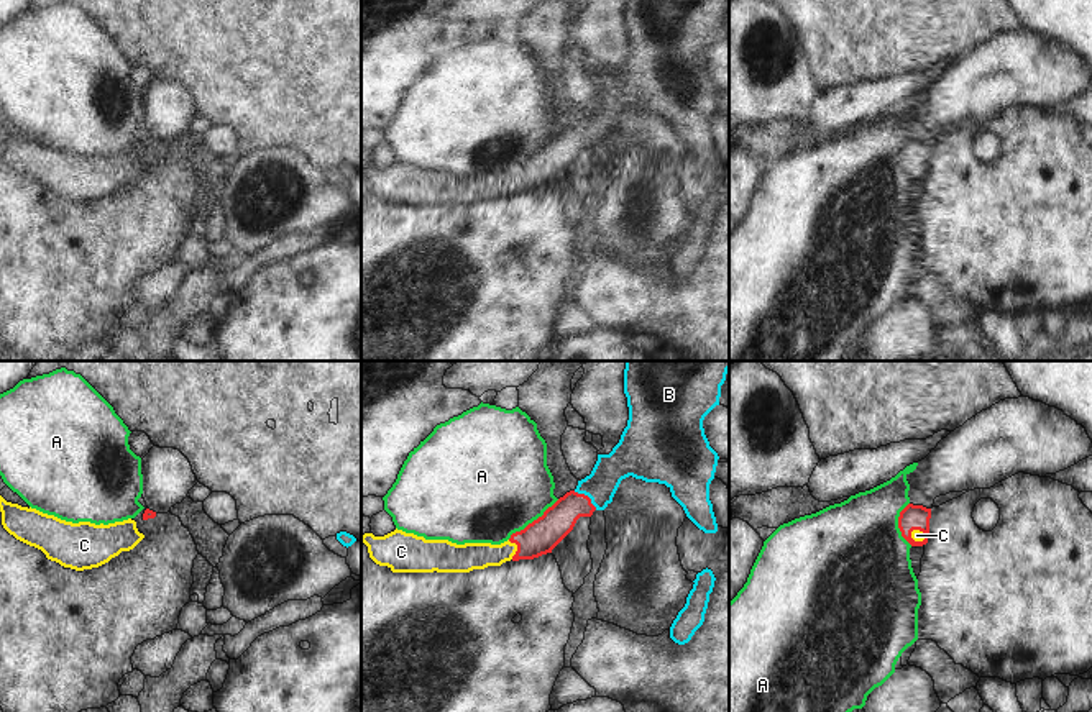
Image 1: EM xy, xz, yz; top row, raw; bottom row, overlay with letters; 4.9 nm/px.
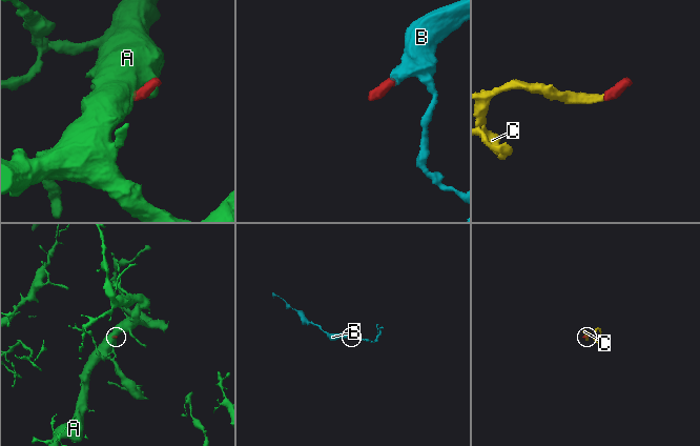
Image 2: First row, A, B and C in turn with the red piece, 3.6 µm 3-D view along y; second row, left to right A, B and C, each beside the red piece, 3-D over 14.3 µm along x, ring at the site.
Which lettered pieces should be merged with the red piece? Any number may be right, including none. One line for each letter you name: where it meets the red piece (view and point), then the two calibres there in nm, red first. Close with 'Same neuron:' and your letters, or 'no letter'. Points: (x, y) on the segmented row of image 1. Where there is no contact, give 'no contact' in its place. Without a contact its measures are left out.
B: contact xz (587, 496); calibres 160 and 160 nm
C: contact xz (518, 548); calibres 170 and 140 nm
Same neuron: B, C

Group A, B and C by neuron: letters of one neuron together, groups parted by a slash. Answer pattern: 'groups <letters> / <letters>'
groups A / B C

